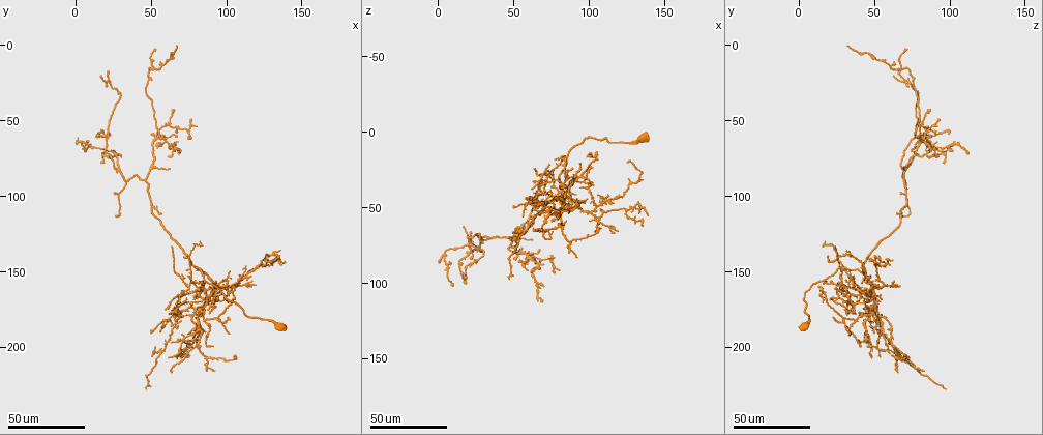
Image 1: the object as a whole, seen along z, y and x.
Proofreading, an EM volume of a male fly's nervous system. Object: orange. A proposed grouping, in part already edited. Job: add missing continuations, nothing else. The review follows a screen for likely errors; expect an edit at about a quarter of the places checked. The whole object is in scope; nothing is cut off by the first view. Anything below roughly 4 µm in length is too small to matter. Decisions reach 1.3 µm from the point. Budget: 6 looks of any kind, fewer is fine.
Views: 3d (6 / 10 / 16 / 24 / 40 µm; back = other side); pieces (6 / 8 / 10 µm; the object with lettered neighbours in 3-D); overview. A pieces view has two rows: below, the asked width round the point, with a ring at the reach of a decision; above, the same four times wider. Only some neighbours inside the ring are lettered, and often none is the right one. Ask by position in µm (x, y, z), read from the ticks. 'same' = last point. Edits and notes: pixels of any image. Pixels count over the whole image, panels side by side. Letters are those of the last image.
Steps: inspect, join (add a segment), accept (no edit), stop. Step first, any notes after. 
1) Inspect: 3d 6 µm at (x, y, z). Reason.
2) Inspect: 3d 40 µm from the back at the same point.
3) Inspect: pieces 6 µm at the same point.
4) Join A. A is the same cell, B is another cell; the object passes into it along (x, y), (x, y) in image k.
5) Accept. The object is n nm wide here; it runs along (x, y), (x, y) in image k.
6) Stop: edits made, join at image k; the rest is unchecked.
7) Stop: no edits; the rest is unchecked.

Inspect: 3d 24 µm at (16, 20, 64). An open end.

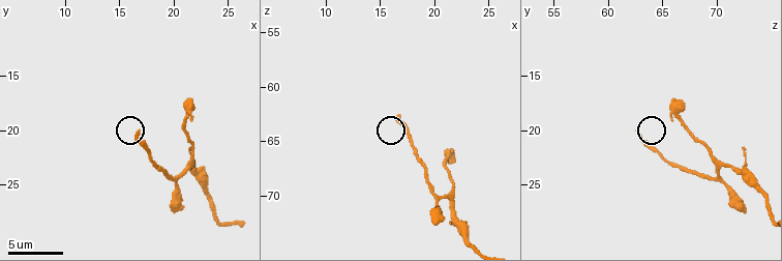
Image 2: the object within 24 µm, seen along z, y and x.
Inspect: 3d 10 µm at (17.0, 20.2, 62.8).

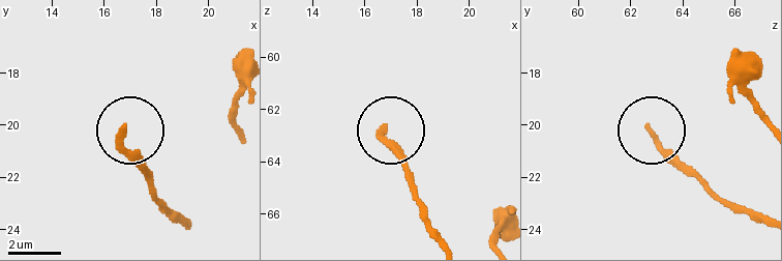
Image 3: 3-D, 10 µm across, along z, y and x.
Inspect: pieces 10 µm at (16.7, 20.2, 62.6).

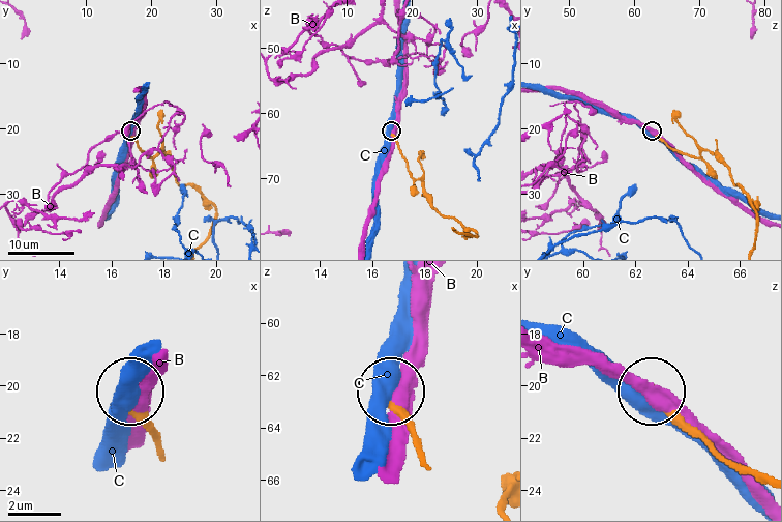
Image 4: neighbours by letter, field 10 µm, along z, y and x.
Accept. B and C are other cells; it runs along (761, 480), (727, 462), (657, 390) in image 4; none of them fits.

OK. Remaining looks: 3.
Inspect: 3d 24 µm at (64, 82, 72). Free end.

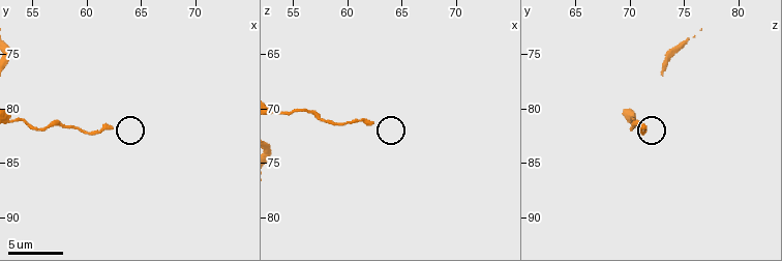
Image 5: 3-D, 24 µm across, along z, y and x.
Inspect: pieces 10 µm at (62.2, 81.8, 71.2).

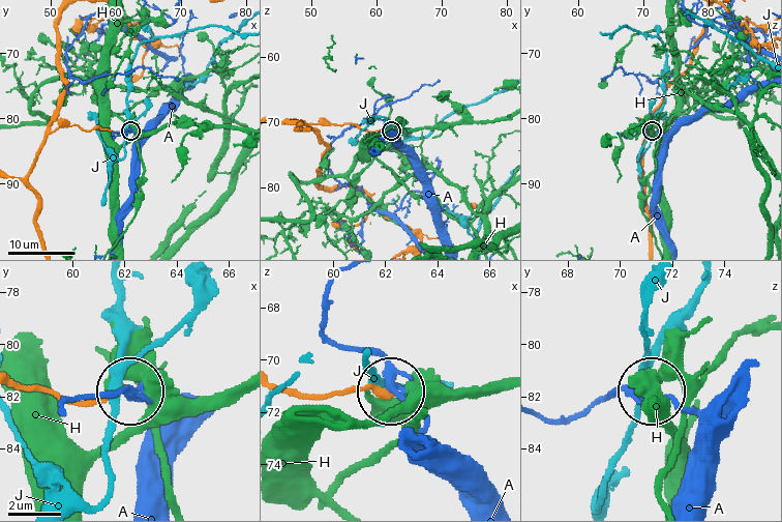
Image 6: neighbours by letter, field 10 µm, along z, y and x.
Accept. The object is 320 nm wide here; A, H and J are other cells; none of them fits.

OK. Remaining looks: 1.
Stop: no edits; the rest is unchecked.

